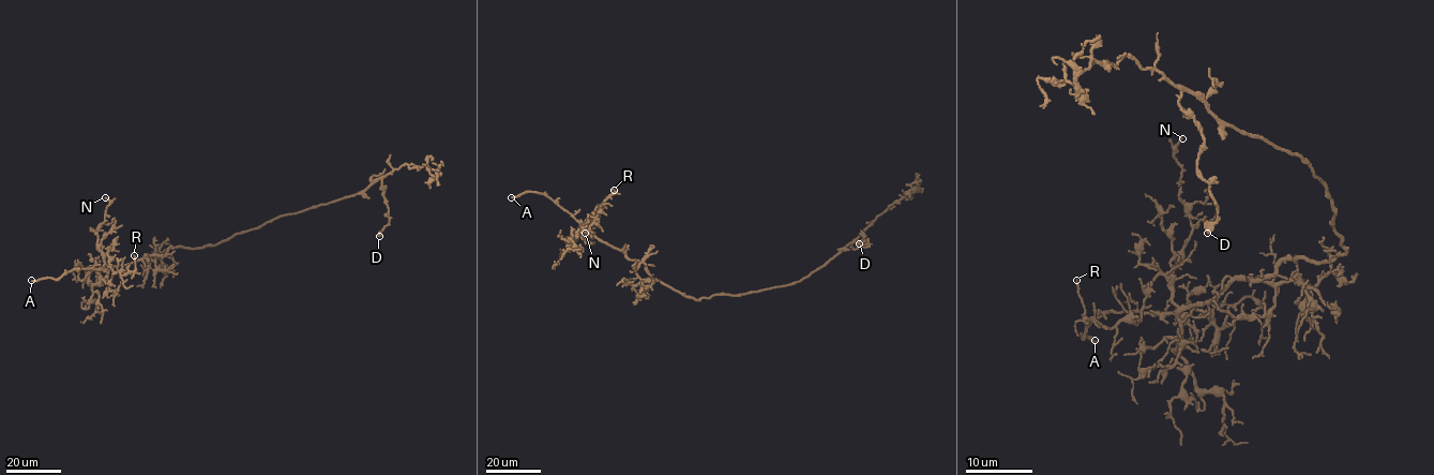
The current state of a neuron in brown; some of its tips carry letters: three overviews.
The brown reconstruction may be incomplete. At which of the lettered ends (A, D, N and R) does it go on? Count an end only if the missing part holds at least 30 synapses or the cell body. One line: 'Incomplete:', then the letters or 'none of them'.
Incomplete: A

